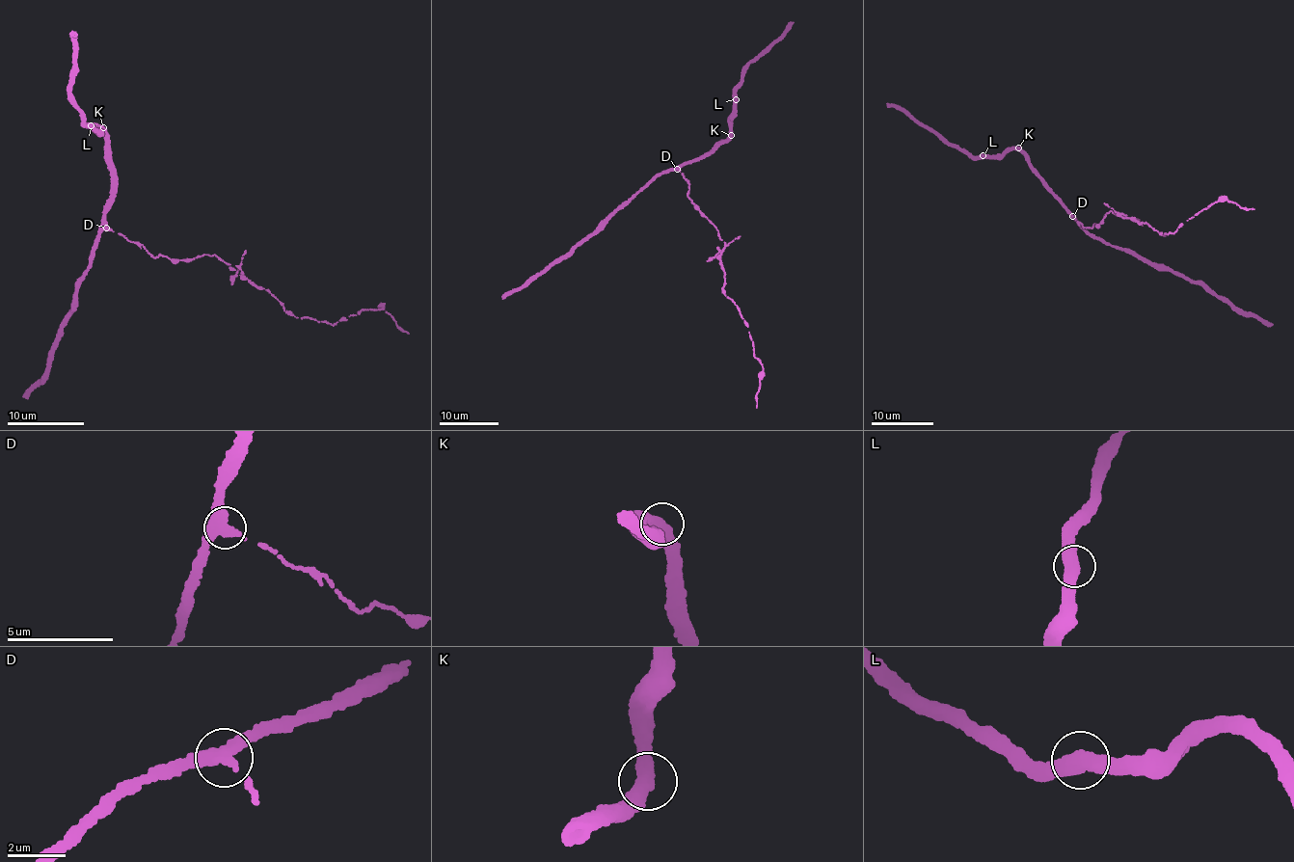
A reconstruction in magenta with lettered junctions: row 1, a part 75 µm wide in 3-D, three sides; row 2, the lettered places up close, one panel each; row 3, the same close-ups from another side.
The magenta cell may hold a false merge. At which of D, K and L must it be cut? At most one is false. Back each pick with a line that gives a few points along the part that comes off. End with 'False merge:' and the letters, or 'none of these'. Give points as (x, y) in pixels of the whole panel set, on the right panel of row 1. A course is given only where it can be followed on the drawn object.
D: (1073, 217), (1086, 228), (1092, 228), (1112, 211), (1152, 227), (1164, 235), (1222, 200), (1254, 208)
False merge: D

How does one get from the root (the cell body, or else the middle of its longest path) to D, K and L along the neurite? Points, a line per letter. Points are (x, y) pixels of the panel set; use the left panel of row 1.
D: (158, 255), (150, 255), (140, 245), (106, 228)
K: (158, 255), (150, 255), (140, 245), (113, 231), (107, 226), (104, 217), (112, 179), (103, 127)
L: (158, 255), (150, 255), (107, 226), (104, 217), (112, 179), (102, 129), (95, 126), (96, 131), (91, 125)

